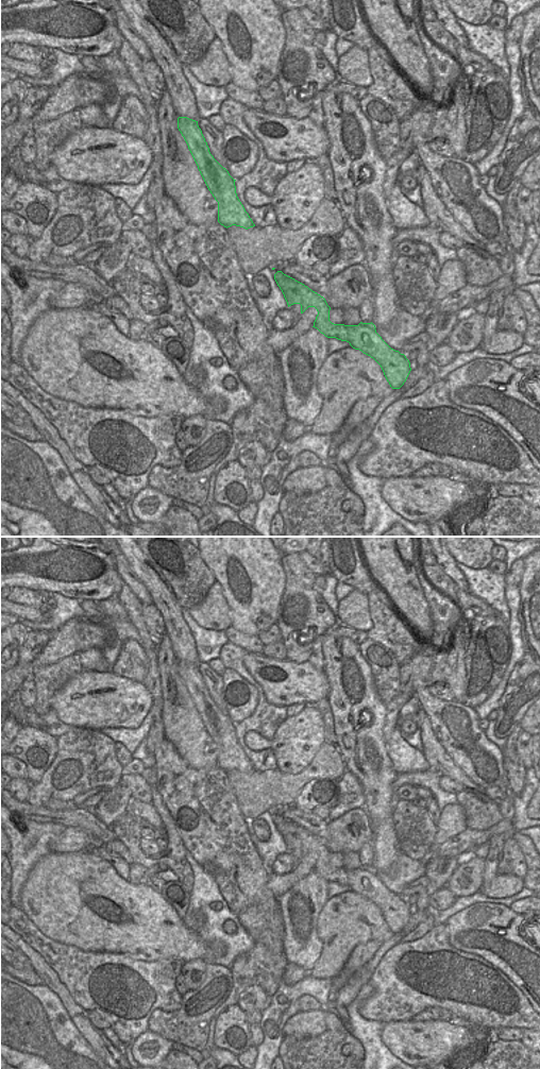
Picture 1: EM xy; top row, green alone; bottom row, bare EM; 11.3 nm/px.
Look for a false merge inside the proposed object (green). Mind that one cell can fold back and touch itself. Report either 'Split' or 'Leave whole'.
Leave whole

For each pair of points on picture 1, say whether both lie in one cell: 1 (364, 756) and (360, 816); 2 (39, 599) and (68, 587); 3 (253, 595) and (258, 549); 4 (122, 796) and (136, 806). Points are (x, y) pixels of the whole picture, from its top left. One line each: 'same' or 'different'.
1: different
2: different
3: same
4: different

